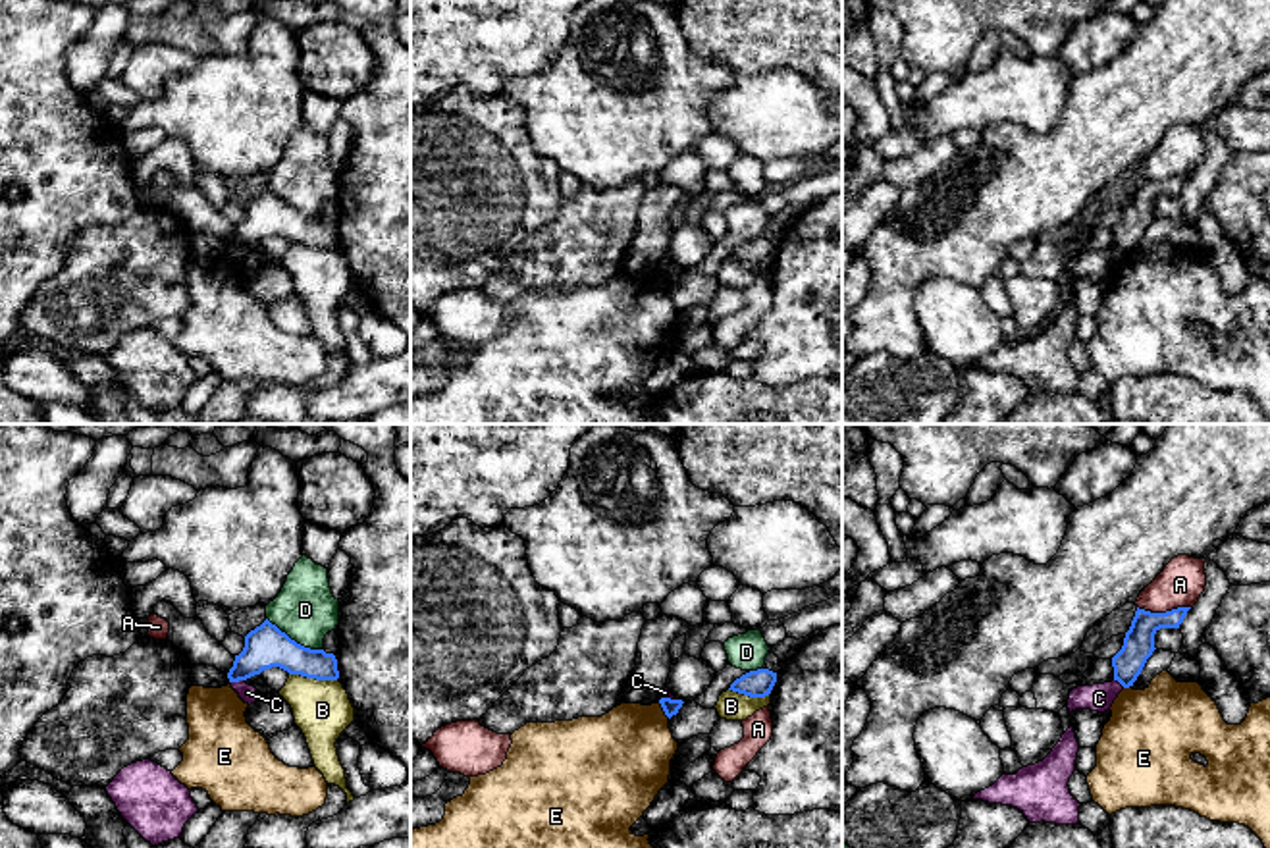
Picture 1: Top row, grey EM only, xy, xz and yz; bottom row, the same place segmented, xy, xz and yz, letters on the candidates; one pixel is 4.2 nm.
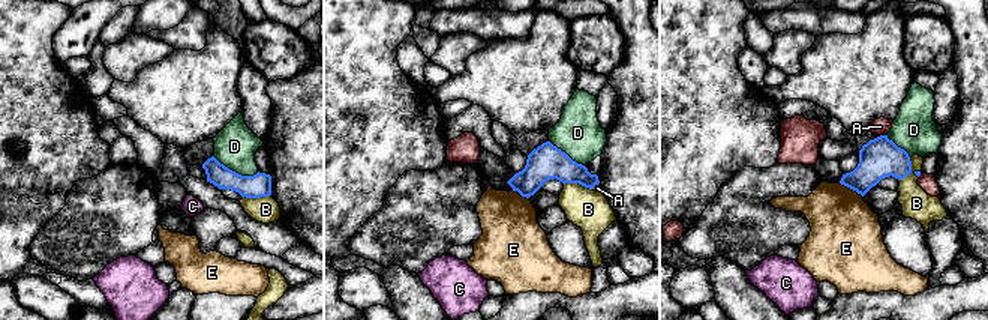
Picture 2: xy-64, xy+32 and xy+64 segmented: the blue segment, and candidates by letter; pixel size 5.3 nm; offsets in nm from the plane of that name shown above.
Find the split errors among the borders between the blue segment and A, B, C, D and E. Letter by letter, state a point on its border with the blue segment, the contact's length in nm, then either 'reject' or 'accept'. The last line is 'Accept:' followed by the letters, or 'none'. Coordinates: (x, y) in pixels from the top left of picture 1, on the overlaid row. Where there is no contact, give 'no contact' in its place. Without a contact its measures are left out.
A: contact yz (1166, 611); length 220 nm; reject
B: contact xy (313, 677); length 200 nm; reject
C: contact xy (236, 681); length 70 nm; reject
D: contact xy (293, 640); length 280 nm; reject
E: contact xz (663, 710); length 90 nm; reject
Accept: none

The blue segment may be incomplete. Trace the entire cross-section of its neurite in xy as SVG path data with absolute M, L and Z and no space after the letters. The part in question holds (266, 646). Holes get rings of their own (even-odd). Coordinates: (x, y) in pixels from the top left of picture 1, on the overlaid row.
M266 619L245 636L245 648L235 655L227 678L229 682L247 680L272 667L316 680L339 678L333 653L297 644Z

